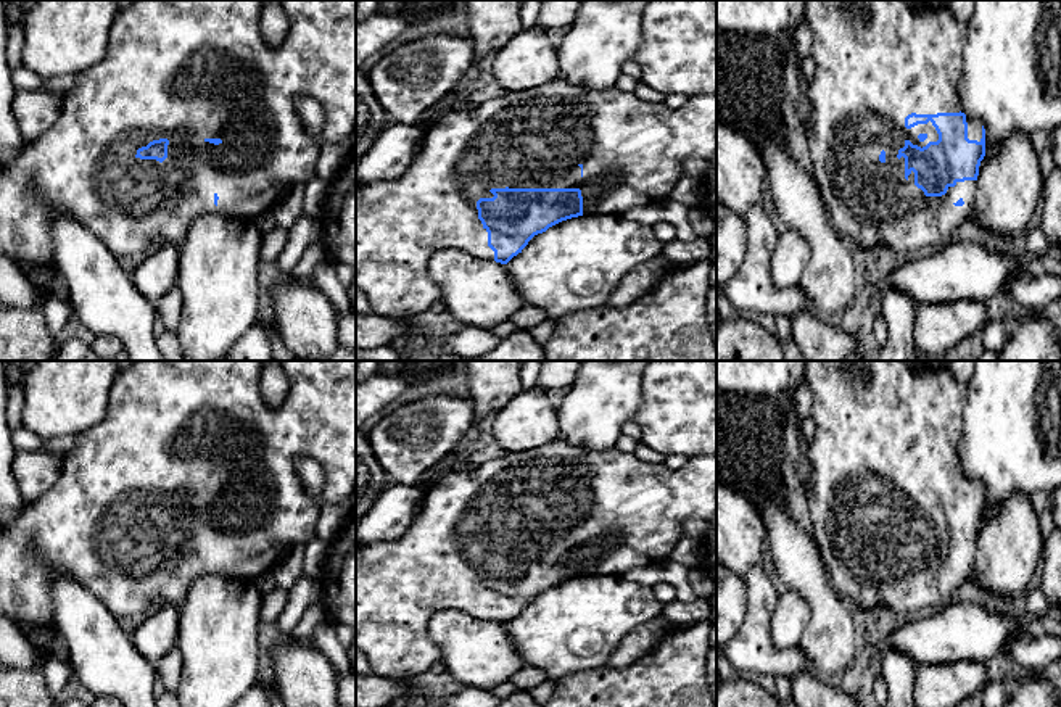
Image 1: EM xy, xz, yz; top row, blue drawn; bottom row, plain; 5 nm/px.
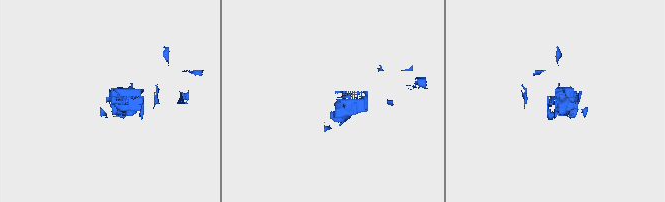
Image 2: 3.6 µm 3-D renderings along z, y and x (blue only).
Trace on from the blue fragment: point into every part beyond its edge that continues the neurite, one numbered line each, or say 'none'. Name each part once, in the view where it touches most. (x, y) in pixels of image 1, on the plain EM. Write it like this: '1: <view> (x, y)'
1: yz (876, 422)

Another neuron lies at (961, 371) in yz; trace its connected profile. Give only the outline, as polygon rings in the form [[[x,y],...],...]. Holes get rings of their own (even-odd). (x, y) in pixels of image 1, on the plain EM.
[[[950,361],[948,369],[956,380],[968,383],[974,370],[974,361]]]

